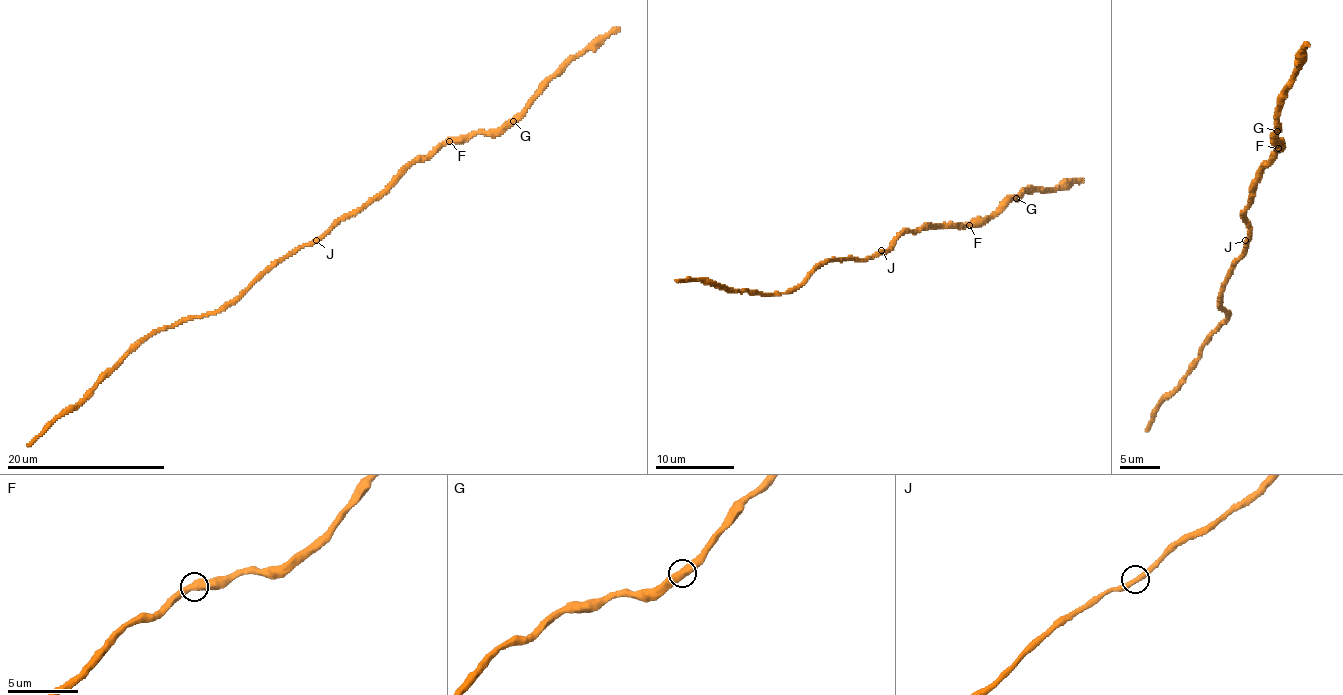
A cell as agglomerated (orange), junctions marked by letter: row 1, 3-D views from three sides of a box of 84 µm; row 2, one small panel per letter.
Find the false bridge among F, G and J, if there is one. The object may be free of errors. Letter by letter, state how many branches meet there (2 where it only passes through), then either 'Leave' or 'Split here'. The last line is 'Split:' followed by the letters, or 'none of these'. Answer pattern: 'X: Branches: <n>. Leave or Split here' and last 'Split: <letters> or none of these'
F: Branches: 2. Leave
G: Branches: 2. Split here
J: Branches: 2. Leave
Split: G

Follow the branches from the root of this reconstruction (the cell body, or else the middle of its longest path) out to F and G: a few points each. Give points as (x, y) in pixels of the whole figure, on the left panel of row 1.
F: (317, 240), (363, 206), (378, 200), (412, 164), (428, 159), (449, 141)
G: (317, 240), (378, 200), (412, 164), (428, 159), (447, 143), (462, 143), (478, 133), (493, 133), (513, 122)

